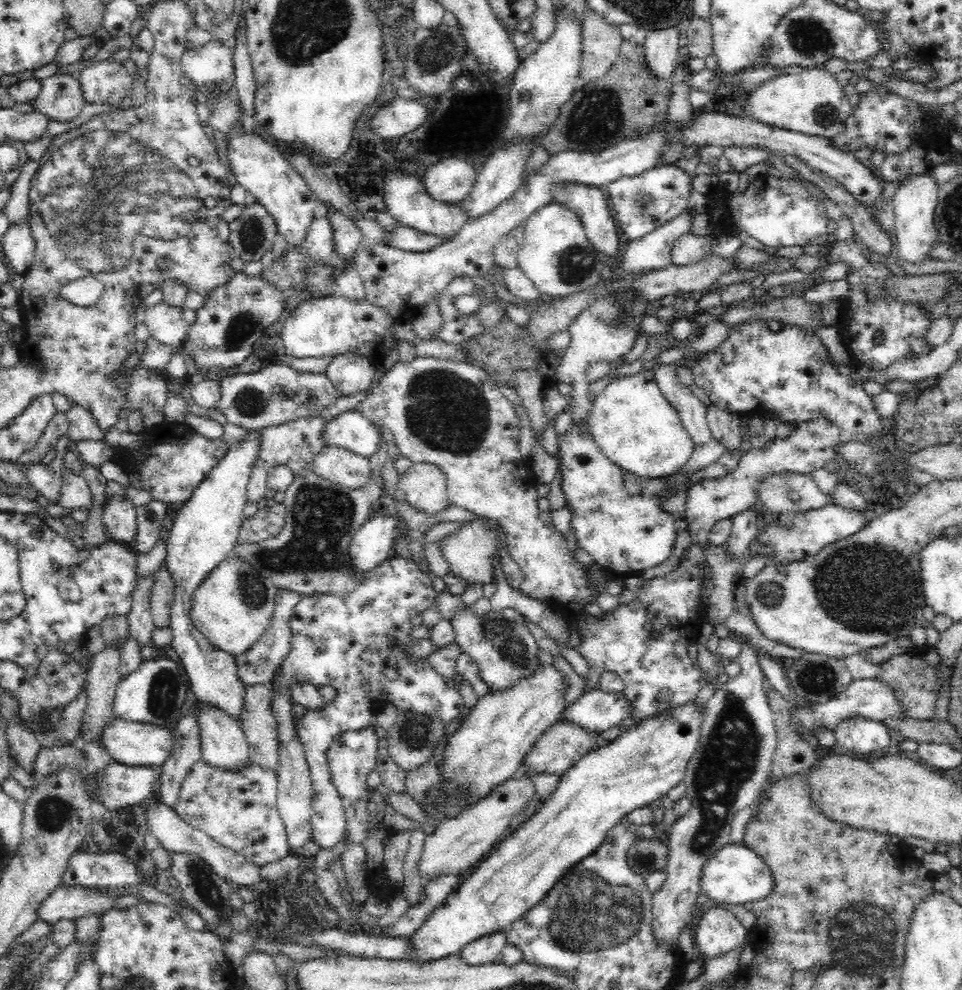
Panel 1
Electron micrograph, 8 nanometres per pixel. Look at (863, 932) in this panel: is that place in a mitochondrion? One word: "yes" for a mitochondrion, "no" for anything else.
yes

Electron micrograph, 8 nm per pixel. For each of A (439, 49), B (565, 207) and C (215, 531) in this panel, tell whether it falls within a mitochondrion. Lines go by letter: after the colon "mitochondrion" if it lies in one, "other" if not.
A: mitochondrion
B: other
C: other

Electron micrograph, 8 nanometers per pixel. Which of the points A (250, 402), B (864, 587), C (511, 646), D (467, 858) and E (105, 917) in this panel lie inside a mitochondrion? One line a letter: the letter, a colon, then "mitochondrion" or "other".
A: mitochondrion
B: mitochondrion
C: mitochondrion
D: other
E: other

